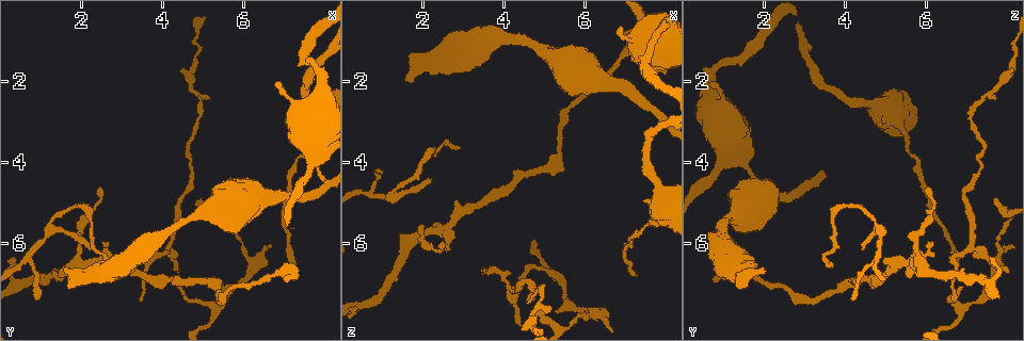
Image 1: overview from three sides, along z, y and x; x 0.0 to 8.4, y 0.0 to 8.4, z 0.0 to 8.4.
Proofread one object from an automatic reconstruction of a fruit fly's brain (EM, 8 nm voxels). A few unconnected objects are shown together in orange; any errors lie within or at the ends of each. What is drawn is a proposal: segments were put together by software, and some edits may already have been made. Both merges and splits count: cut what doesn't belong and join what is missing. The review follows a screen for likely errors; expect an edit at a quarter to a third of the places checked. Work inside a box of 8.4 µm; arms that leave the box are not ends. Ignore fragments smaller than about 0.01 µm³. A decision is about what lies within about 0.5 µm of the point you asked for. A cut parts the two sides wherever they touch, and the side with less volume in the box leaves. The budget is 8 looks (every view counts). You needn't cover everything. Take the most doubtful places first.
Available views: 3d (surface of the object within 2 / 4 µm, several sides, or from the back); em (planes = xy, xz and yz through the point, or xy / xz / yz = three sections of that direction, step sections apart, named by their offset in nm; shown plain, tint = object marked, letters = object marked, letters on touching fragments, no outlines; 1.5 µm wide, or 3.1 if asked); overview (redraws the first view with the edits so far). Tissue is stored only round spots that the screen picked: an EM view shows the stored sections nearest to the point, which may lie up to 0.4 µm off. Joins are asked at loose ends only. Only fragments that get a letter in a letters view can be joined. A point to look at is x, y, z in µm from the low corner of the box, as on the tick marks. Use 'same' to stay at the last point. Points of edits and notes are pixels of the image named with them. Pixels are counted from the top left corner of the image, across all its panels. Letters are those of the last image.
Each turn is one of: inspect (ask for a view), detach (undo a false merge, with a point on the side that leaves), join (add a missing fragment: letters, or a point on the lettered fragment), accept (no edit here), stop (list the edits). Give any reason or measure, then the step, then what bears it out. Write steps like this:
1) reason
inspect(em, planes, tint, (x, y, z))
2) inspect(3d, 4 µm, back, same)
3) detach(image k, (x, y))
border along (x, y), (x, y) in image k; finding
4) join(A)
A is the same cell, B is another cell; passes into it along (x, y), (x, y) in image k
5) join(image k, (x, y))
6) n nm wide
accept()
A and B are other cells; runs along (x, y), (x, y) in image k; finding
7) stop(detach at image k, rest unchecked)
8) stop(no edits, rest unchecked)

free end
inspect(3d, 4 µm, (5.00, 4.90, 7.75))

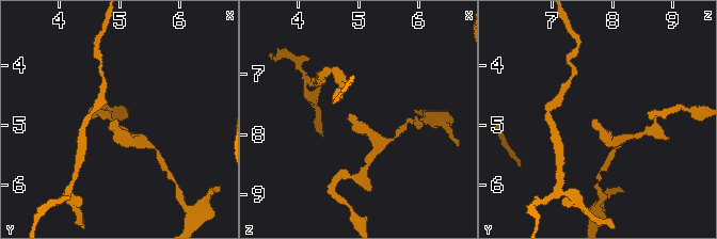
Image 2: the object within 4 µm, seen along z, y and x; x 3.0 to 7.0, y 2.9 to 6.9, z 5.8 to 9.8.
inspect(em, planes, letters, (4.95, 4.85, 7.70))

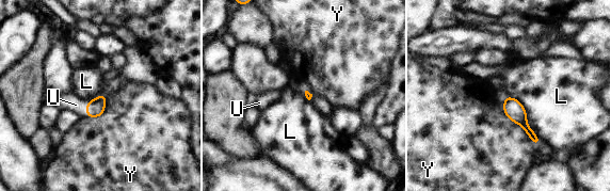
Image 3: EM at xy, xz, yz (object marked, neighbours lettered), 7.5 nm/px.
join(image 3, (71, 102))
U is the same cell, L and Y are other cells; passes into it along (95, 108), (86, 109), (71, 102) in image 3; it goes on there

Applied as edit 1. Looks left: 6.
inspect(overview)

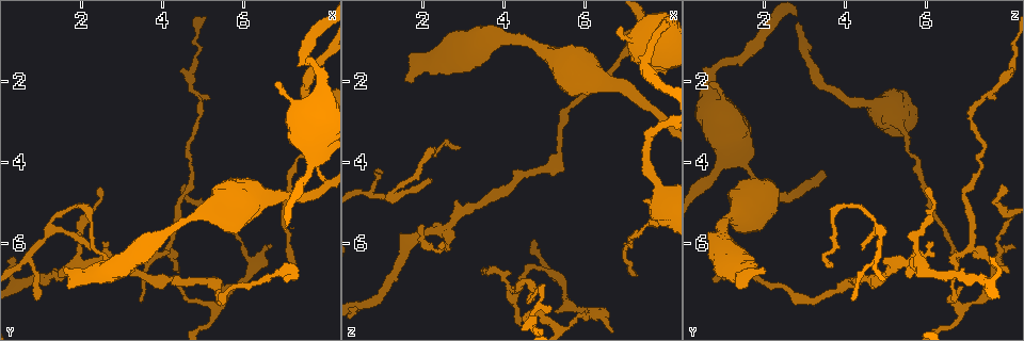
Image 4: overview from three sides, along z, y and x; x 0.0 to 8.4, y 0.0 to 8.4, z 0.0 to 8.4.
abrupt turn
inspect(em, planes, tint, (5.20, 6.90, 4.15))

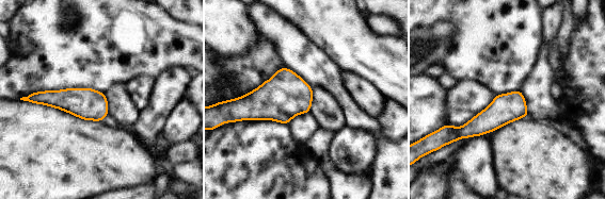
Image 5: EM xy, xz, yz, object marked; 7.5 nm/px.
inspect(em, planes, letters, same)

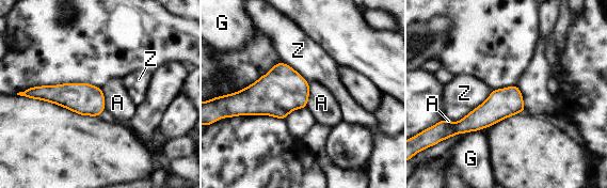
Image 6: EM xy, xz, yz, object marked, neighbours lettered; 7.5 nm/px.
240 nm wide; Z touches over 340 nm
accept()
A, G and Z are other cells; continuous, no second neuron

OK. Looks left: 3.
stop(join at image 3, rest unchecked)

